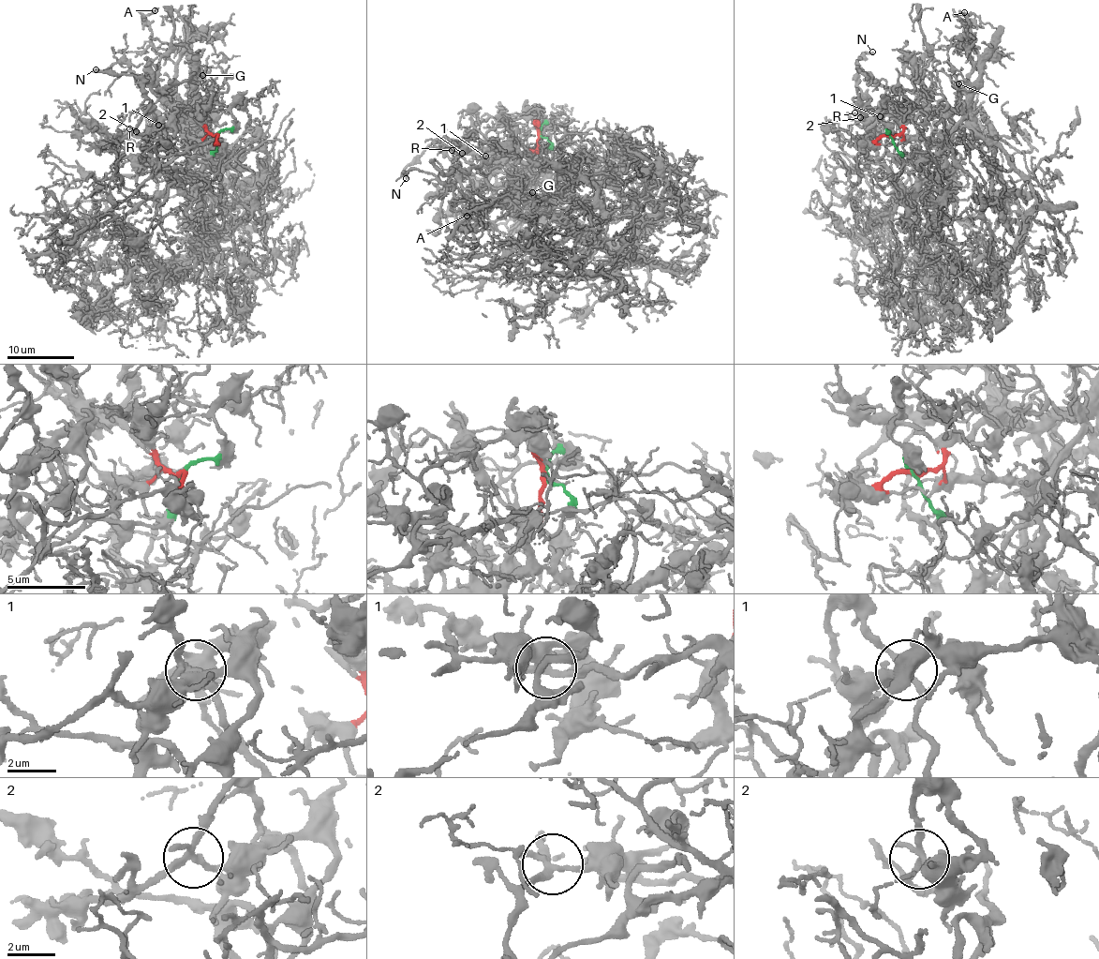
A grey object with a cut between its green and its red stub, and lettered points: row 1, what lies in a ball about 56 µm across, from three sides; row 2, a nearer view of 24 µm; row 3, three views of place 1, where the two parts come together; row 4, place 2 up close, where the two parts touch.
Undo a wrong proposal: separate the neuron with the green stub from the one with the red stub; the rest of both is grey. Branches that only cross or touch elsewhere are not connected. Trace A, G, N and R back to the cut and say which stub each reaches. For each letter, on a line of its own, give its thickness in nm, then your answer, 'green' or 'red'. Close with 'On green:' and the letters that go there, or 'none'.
A: 120 nm thick; red
G: 110 nm thick; red
N: 190 nm thick; green
R: 240 nm thick; red
On green: N

